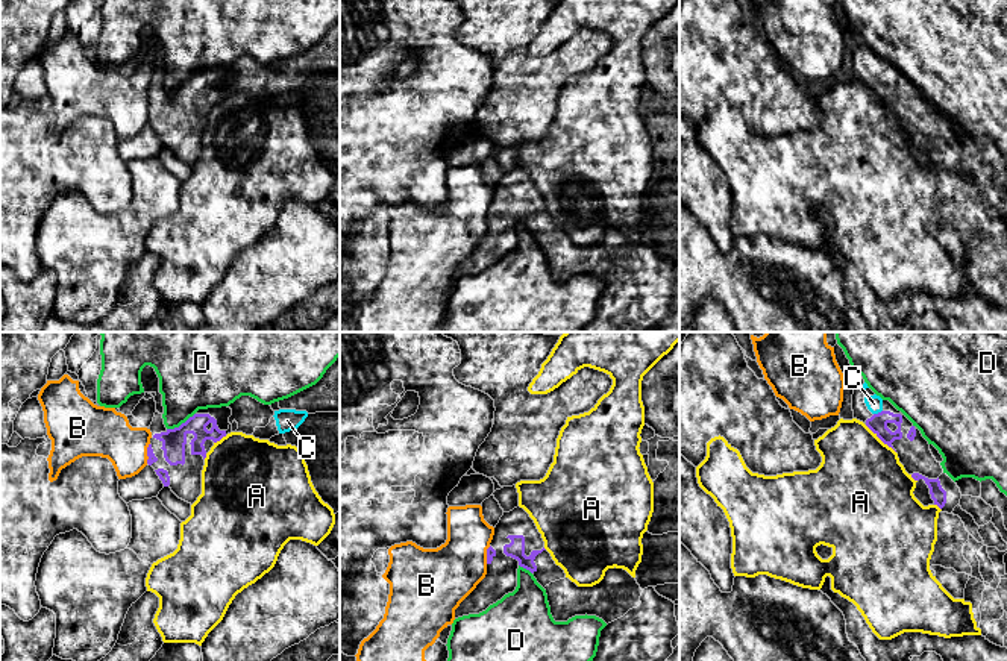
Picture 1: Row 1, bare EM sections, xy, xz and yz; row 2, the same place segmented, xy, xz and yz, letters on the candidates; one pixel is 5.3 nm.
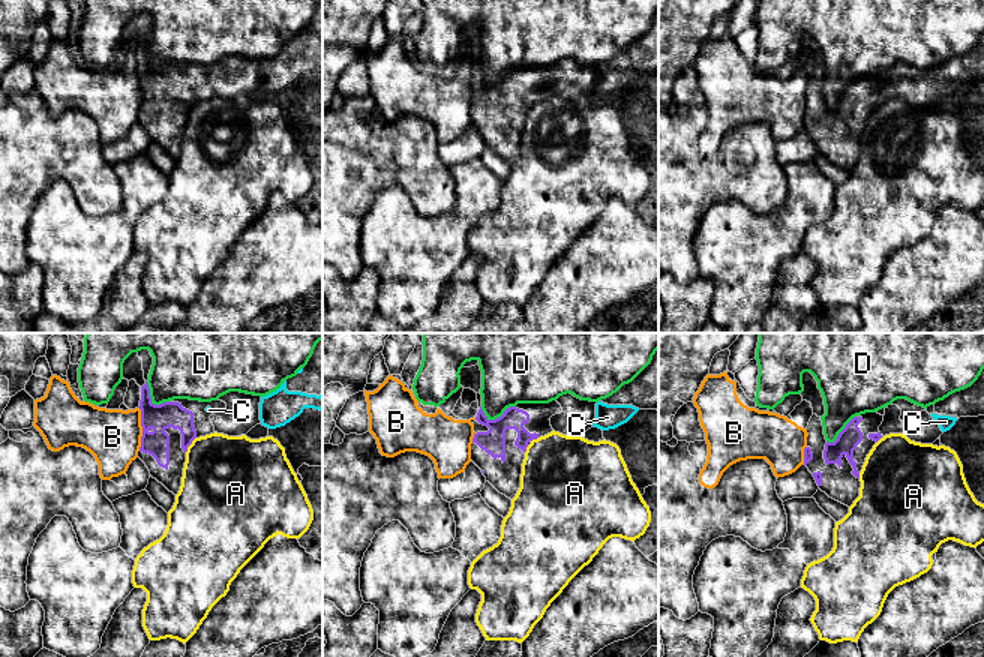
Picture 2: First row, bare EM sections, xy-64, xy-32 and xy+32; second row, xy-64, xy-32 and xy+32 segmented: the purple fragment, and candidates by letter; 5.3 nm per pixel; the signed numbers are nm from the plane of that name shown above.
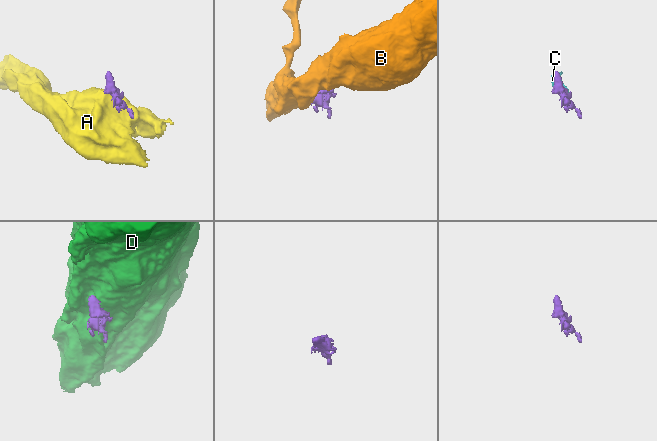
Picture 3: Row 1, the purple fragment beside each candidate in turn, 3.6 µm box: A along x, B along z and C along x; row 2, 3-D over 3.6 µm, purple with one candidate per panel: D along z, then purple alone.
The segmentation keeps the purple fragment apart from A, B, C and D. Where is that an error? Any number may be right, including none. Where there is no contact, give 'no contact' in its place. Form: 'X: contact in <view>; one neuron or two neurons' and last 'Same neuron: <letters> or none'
A: contact in yz; two neurons
B: contact in xy; two neurons
C: contact in yz; one neuron
D: contact in xy; two neurons
Same neuron: C

